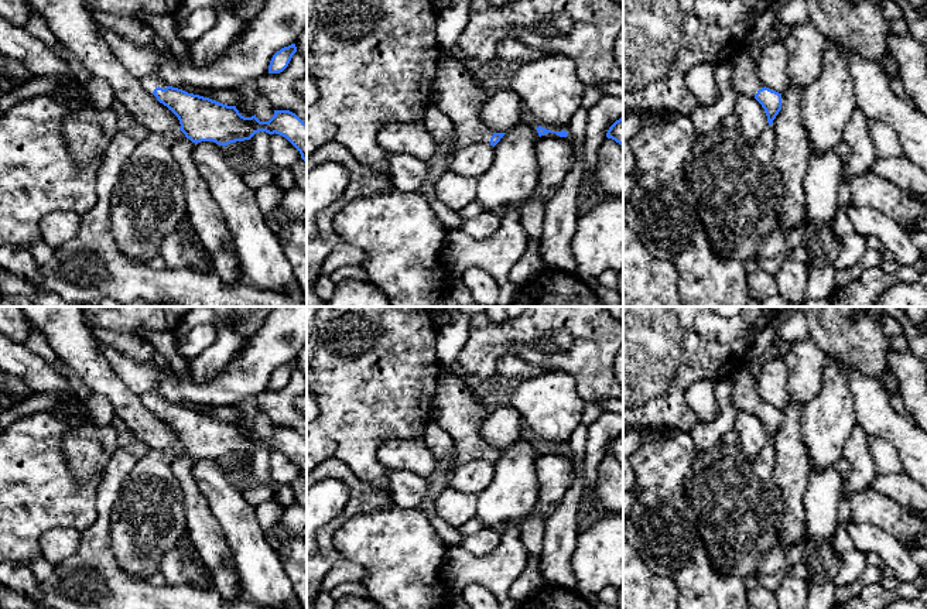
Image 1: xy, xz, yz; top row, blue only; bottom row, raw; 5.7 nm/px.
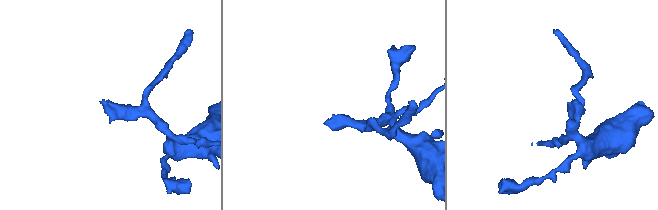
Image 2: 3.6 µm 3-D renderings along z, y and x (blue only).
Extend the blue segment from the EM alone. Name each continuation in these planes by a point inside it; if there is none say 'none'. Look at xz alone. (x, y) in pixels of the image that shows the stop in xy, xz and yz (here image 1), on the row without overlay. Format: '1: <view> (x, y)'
1: xz (454, 407)

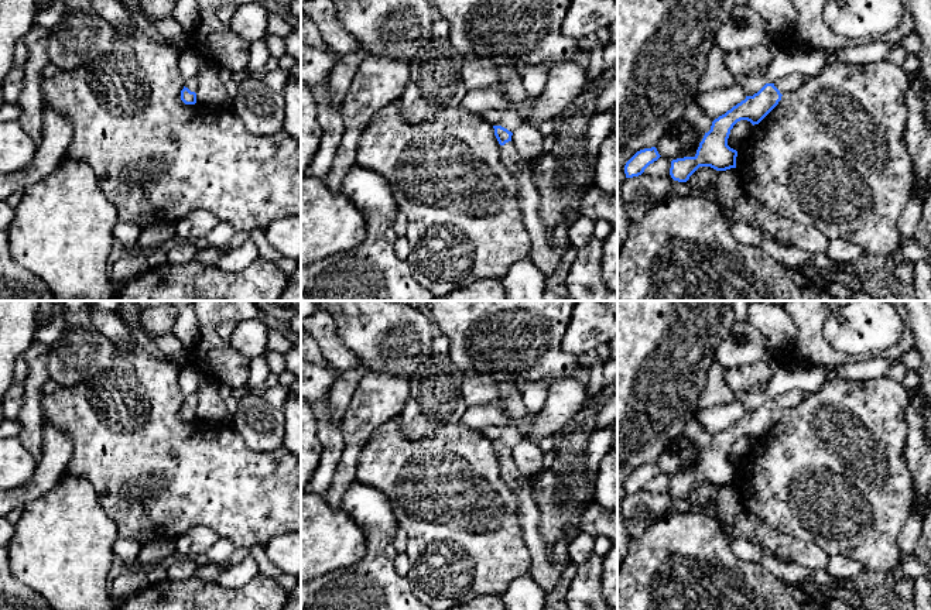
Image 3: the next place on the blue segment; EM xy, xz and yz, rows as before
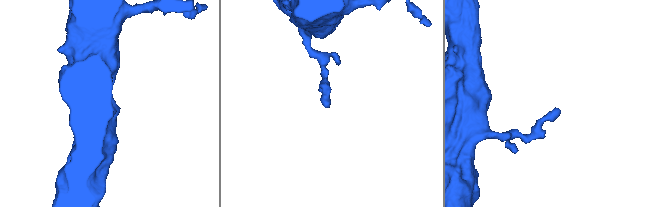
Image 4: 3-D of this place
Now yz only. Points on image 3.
1: yz (787, 400)

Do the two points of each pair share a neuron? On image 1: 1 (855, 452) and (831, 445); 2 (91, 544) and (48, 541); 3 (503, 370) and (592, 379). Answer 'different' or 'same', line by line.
1: different
2: different
3: different

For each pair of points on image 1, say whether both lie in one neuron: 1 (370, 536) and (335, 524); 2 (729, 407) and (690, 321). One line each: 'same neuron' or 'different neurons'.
1: different neurons
2: different neurons

